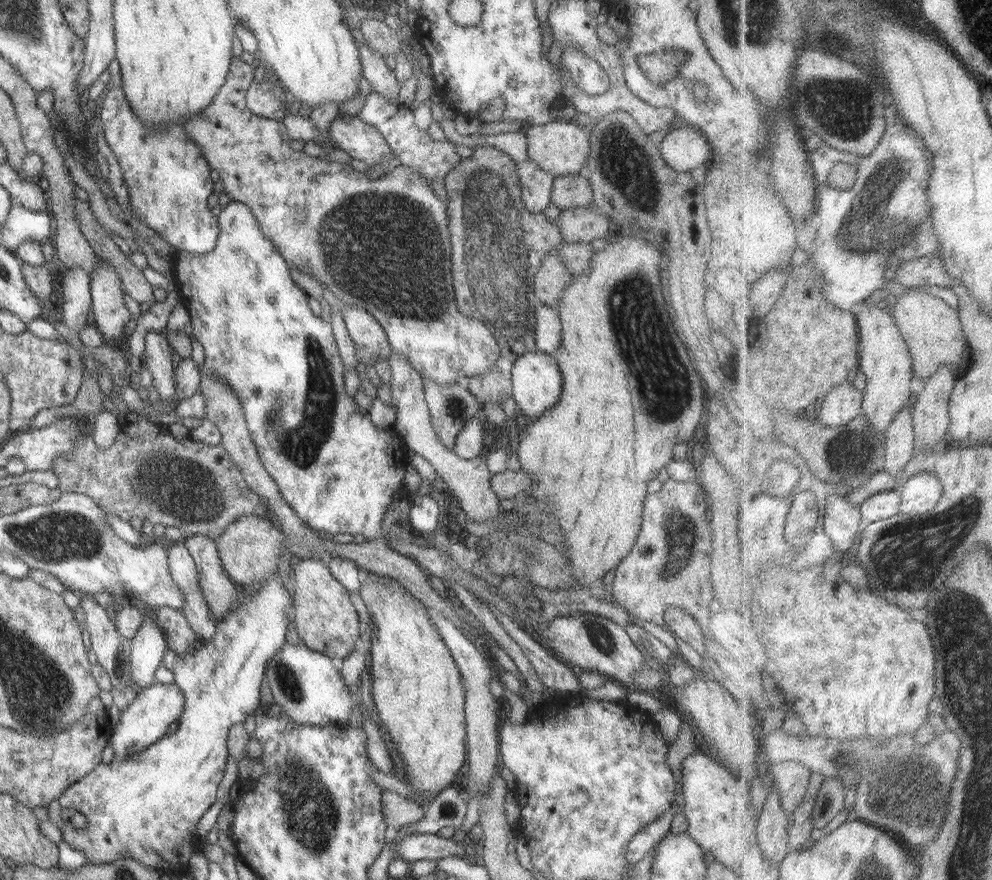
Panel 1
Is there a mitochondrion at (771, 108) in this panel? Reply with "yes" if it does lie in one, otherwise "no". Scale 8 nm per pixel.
no

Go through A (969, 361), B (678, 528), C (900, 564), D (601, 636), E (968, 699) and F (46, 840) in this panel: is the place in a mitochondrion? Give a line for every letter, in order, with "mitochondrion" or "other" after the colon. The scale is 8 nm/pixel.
A: other
B: mitochondrion
C: mitochondrion
D: mitochondrion
E: mitochondrion
F: other

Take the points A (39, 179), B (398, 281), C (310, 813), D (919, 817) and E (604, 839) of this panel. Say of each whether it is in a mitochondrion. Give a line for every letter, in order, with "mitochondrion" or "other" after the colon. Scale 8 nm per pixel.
A: other
B: mitochondrion
C: mitochondrion
D: mitochondrion
E: other

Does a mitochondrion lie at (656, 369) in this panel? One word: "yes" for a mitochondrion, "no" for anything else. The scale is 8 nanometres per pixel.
yes

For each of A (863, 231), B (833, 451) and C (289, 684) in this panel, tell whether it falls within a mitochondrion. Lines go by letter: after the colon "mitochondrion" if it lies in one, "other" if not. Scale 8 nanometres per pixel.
A: mitochondrion
B: other
C: mitochondrion

